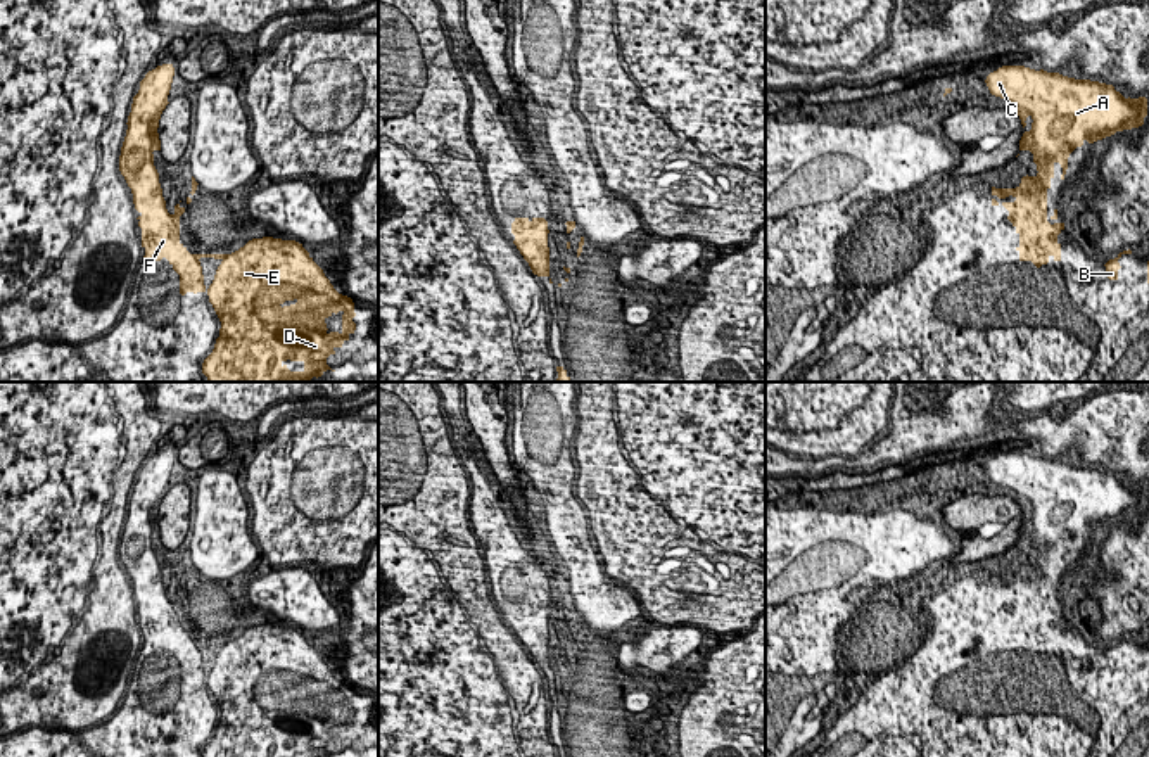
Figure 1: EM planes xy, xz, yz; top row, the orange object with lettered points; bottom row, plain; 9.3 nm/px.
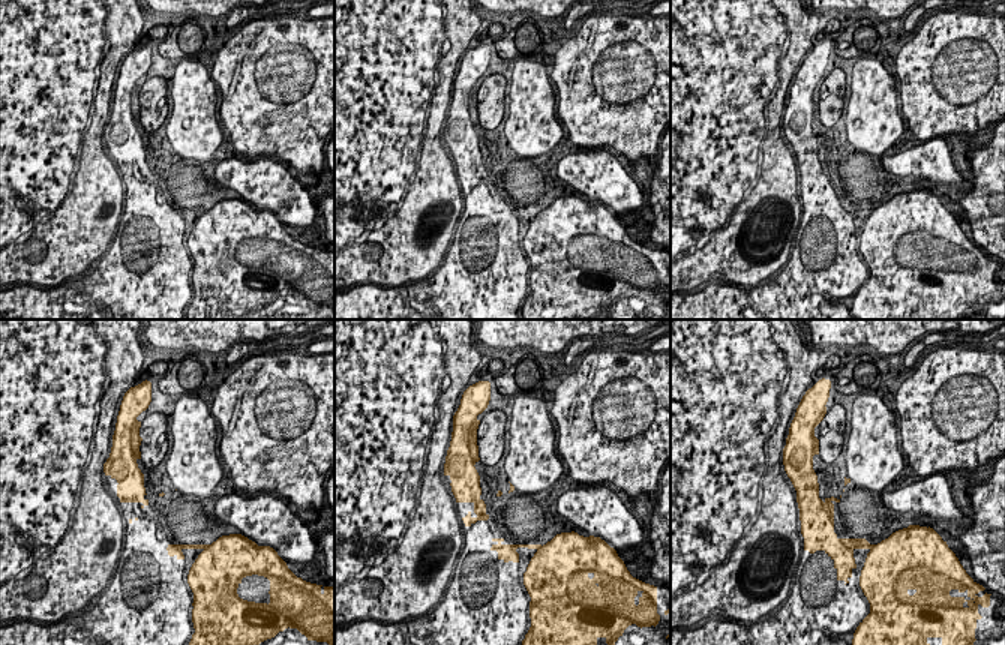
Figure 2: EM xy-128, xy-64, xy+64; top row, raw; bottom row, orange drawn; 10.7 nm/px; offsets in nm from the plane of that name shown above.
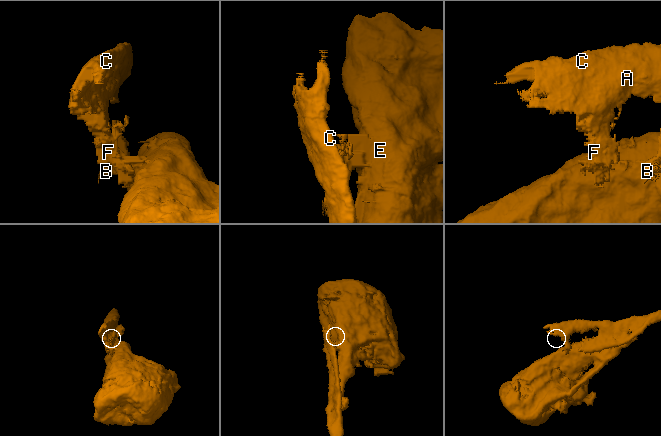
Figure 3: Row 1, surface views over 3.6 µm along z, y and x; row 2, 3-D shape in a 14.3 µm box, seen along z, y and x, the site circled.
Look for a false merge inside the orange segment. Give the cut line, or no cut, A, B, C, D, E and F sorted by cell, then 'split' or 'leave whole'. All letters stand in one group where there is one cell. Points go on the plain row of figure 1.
cut in xy along (146, 543), (139, 557), (121, 559); A C / B D E F; split

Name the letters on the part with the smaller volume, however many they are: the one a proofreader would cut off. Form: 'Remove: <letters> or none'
Remove: A, C

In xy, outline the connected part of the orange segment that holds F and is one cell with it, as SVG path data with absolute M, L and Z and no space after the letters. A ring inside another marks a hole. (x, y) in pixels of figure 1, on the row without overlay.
M162 576L159 581L131 579L135 596L140 600L142 634L147 648L166 645L180 662L180 681L206 679L219 709L219 724L213 740L204 747L202 757L289 757L285 748L302 748L304 757L332 757L327 745L342 735L354 721L354 690L339 681L323 657L313 648L302 631L273 624L252 626L232 641L190 641L180 629L180 603L185 595L180 589L169 601ZM200 645L219 646L214 667L204 672ZM342 698L342 719L327 719L325 707Z

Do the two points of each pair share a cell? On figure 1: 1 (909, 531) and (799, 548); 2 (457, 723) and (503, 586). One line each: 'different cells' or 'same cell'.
1: same cell
2: different cells

